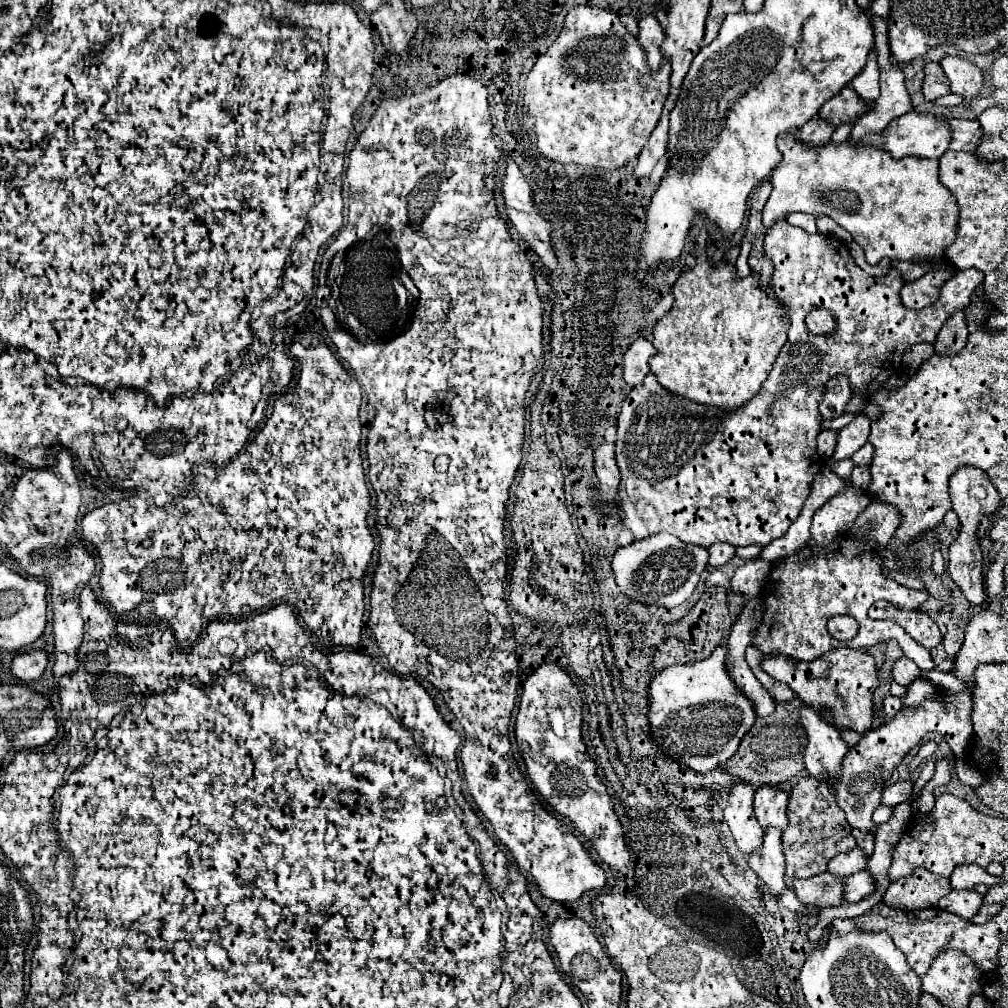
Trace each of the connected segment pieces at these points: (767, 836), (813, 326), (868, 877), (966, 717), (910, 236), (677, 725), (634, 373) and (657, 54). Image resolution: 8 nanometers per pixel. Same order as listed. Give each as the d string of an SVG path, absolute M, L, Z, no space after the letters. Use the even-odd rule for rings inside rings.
M780 830L764 832L764 846L758 854L748 858L748 864L768 888L774 888L774 896L780 896L786 890Z
M812 310L812 314L808 314L806 318L806 326L810 332L828 334L828 330L832 330L834 326L834 318L826 310Z
M858 870L850 876L844 876L842 886L844 886L842 902L856 904L856 902L864 900L866 896L870 896L874 892L876 884L874 884L874 876L868 870Z
M948 692L948 706L938 706L938 702L924 702L924 706L912 710L912 714L896 714L892 720L864 734L860 742L852 746L848 754L842 758L840 776L836 776L832 782L836 802L846 812L848 824L862 832L874 830L872 812L880 806L880 790L884 788L884 782L892 776L892 768L896 768L902 762L902 758L920 742L920 738L924 738L926 732L942 734L952 752L956 754L956 758L966 758L966 752L972 748L974 742L970 712L970 694Z
M782 134L778 138L778 150L782 152L780 164L772 170L772 194L764 206L764 226L772 226L772 220L790 212L806 212L812 216L826 214L836 224L846 228L860 244L868 264L878 264L882 258L928 262L944 256L944 250L956 240L958 234L958 206L948 188L938 180L938 160L902 158L894 160L884 150L852 146L850 140L836 146L828 142L822 148L808 148L800 144L794 134Z
M724 646L702 662L668 666L648 682L648 724L658 752L700 774L708 774L738 750L740 738L750 730L754 718L752 704L726 674ZM688 720L700 722L700 726L688 726Z
M638 338L636 342L630 344L630 348L626 350L624 358L622 358L622 368L624 368L624 380L630 386L636 386L644 380L644 376L650 372L648 368L648 360L656 354L652 342Z
M648 14L644 18L638 20L638 40L648 56L648 66L652 70L660 68L660 60L662 60L662 52L660 52L660 44L664 40L664 30L660 26L660 22Z

